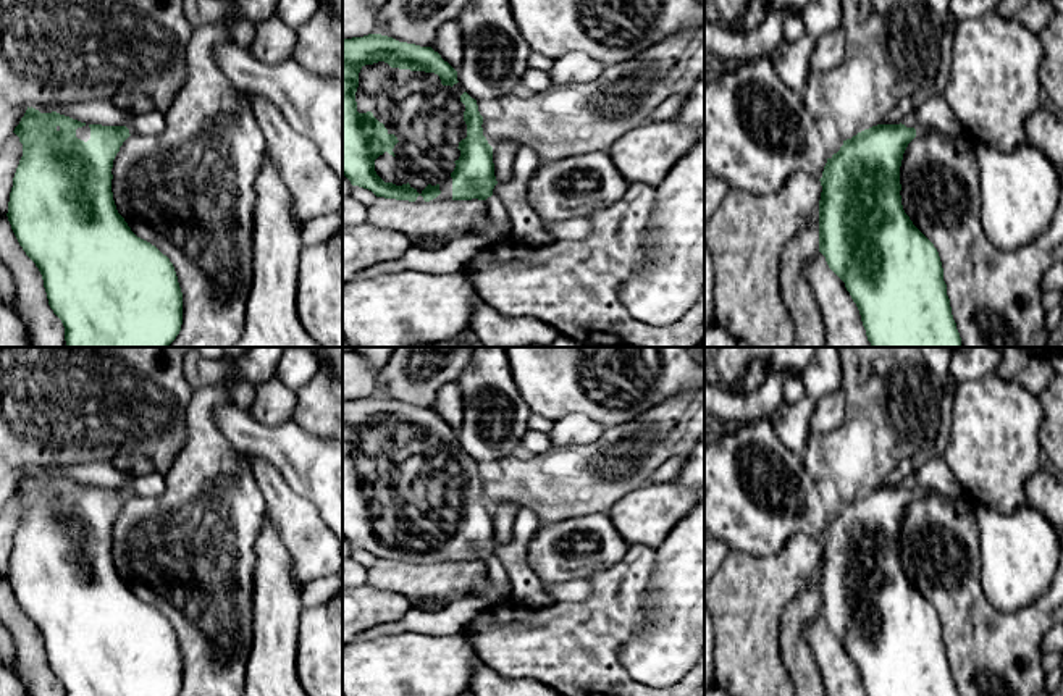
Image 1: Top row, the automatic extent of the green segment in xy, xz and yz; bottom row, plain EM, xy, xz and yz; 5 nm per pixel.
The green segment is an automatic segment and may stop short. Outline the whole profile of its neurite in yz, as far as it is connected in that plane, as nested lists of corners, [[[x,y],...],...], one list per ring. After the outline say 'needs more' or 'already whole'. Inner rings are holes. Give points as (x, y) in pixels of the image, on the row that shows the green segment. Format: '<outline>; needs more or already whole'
[[[877,124],[869,129],[864,129],[853,136],[851,139],[843,140],[843,145],[837,153],[827,158],[827,163],[822,171],[821,186],[821,200],[819,200],[819,252],[826,257],[829,268],[845,283],[847,291],[850,292],[853,302],[856,304],[863,326],[866,329],[868,341],[872,347],[963,347],[961,338],[956,329],[956,323],[952,315],[950,299],[947,296],[947,284],[943,281],[943,268],[934,244],[913,224],[910,216],[905,213],[901,205],[901,184],[900,184],[900,166],[903,153],[908,144],[916,136],[932,136],[937,134],[931,126],[916,124],[914,128],[906,128],[905,124]]]; needs more

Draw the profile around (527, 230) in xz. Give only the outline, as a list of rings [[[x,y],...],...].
[[[520,147],[514,161],[514,176],[493,189],[493,195],[502,202],[512,224],[510,239],[523,245],[548,245],[554,241],[527,200],[528,181],[536,168],[536,152],[532,147]]]

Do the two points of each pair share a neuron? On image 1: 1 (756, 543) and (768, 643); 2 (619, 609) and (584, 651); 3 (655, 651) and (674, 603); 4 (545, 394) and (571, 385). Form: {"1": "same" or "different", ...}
{"1": "different", "2": "same", "3": "same", "4": "same"}

